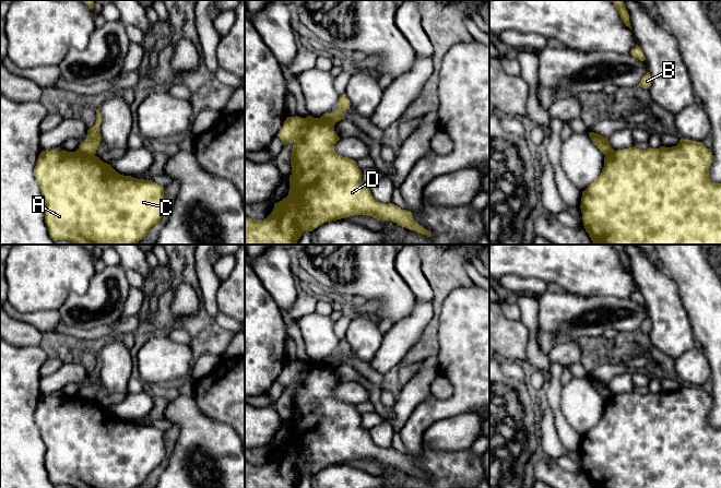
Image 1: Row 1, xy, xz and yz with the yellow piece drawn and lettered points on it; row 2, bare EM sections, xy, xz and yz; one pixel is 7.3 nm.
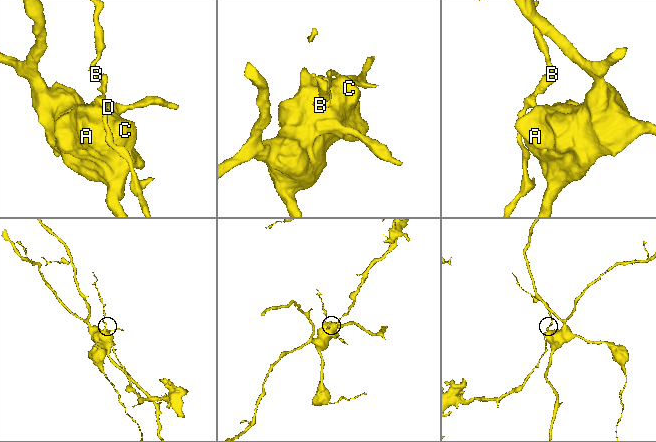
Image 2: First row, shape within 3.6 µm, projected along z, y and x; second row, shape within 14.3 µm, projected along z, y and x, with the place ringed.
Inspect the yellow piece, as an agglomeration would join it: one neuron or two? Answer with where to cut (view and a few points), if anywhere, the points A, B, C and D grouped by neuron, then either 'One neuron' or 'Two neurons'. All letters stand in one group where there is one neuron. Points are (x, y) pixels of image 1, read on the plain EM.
Split along xy (77, 394), (94, 401). Groups: A C D / B. Two neurons

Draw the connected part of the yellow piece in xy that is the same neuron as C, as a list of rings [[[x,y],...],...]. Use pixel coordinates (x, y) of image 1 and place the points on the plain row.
[[[78,394],[42,395],[34,419],[45,443],[45,467],[54,486],[137,488],[165,459],[163,430],[120,419],[99,402]]]

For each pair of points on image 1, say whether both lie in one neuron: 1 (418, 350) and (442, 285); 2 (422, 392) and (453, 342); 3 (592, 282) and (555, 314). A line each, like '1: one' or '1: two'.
1: one
2: two
3: two

